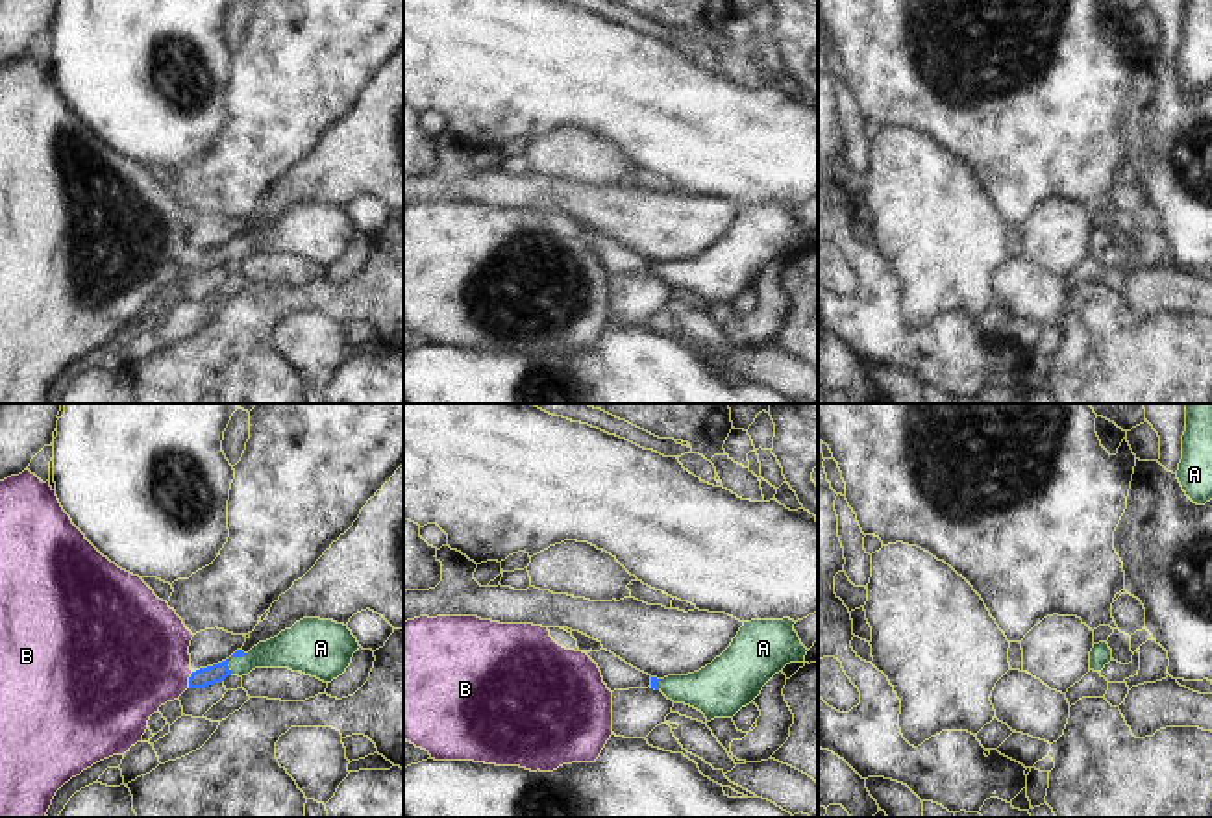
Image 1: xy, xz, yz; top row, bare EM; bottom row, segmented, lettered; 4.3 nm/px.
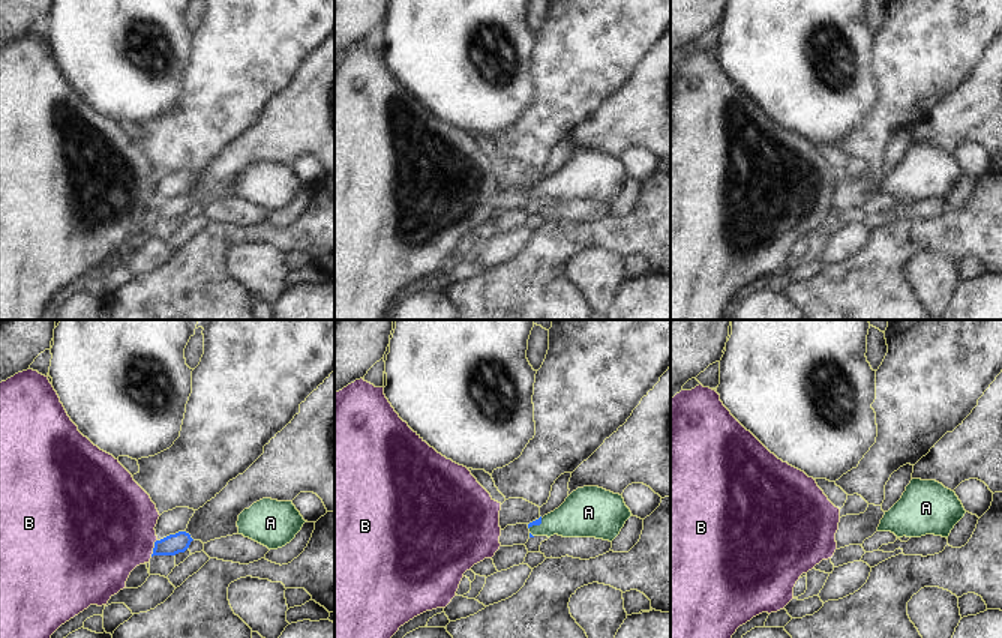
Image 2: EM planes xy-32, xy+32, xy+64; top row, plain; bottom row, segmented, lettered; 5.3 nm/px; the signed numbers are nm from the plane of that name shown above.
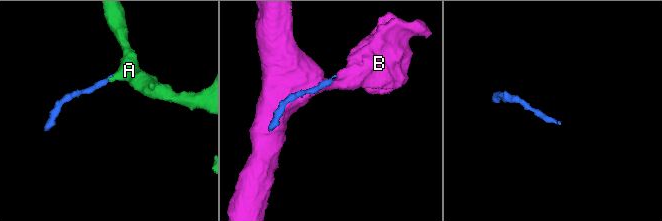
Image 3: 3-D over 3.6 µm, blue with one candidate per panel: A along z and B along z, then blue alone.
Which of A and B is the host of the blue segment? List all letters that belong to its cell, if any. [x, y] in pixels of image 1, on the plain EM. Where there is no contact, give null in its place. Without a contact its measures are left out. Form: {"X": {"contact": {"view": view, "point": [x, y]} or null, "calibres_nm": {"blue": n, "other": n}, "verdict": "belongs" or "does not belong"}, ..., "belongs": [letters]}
{"A": {"contact": {"view": "xy", "point": [228, 252]}, "calibres_nm": {"blue": 90, "other": 140}, "verdict": "belongs"}, "B": {"contact": {"view": "xy", "point": [189, 265]}, "calibres_nm": {"blue": 90, "other": 460}, "verdict": "does not belong"}, "belongs": ["A"]}

